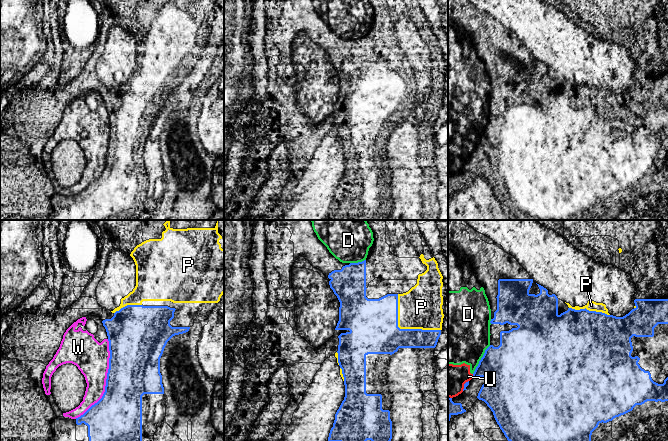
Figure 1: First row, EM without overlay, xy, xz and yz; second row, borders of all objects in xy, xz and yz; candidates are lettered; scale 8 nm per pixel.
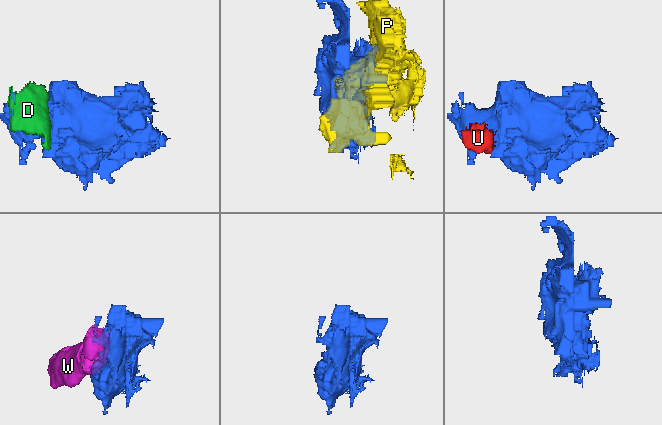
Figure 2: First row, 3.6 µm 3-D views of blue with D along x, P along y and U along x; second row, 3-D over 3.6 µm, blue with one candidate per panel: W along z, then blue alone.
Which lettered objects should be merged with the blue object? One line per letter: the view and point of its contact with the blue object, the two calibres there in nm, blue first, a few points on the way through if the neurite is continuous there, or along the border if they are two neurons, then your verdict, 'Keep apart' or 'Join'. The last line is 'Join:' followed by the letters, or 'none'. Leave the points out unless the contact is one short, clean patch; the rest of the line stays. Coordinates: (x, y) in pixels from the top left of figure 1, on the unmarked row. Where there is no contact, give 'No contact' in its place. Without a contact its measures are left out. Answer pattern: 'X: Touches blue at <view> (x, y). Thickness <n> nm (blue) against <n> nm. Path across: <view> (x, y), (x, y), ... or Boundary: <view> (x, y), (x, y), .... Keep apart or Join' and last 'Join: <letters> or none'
D: Touches blue at yz (481, 135). Thickness 420 nm (blue) against 440 nm. Keep apart
P: Touches blue at xz (403, 105). Thickness 400 nm (blue) against 340 nm. Join
U: Touches blue at yz (473, 151). Thickness 340 nm (blue) against 260 nm. Keep apart
W: Touches blue at xy (106, 157). Thickness 420 nm (blue) against 280 nm. Keep apart
Join: P

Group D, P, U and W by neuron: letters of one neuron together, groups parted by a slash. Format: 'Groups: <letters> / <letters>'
Groups: D U / P / W

